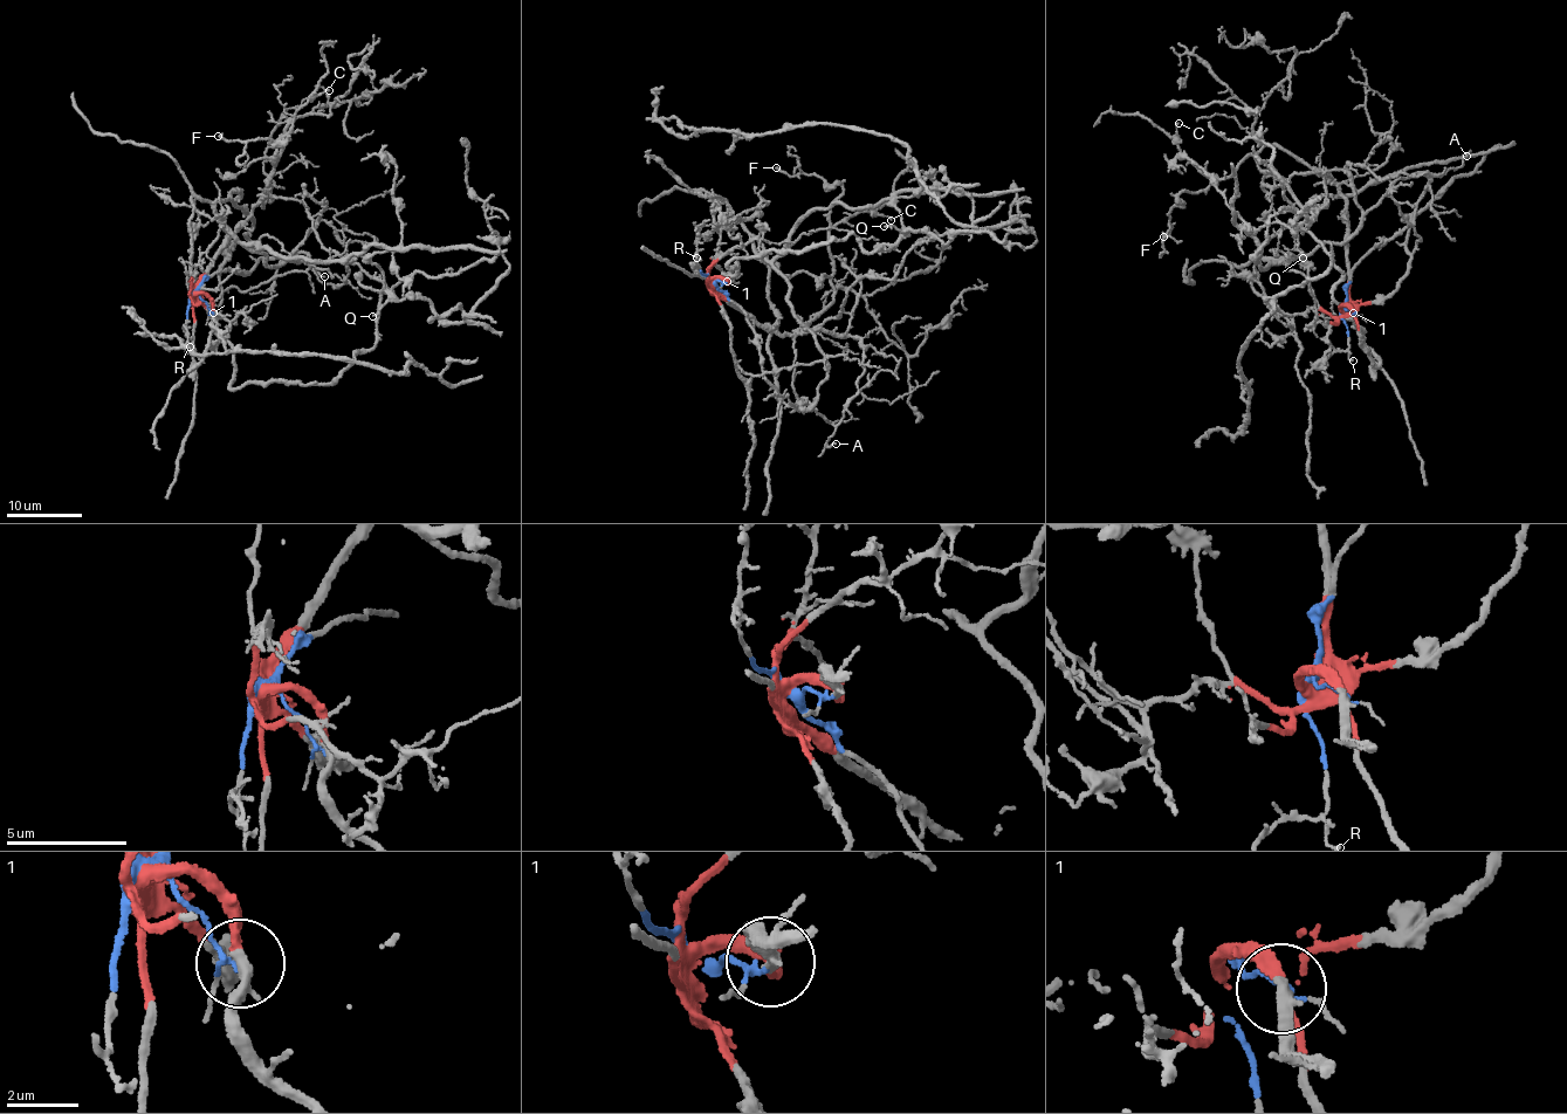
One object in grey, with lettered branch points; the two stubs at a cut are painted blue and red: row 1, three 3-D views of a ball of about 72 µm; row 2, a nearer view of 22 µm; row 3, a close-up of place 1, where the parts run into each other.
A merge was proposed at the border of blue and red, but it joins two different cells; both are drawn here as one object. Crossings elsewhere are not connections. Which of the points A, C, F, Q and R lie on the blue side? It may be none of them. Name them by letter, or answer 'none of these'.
A, R

